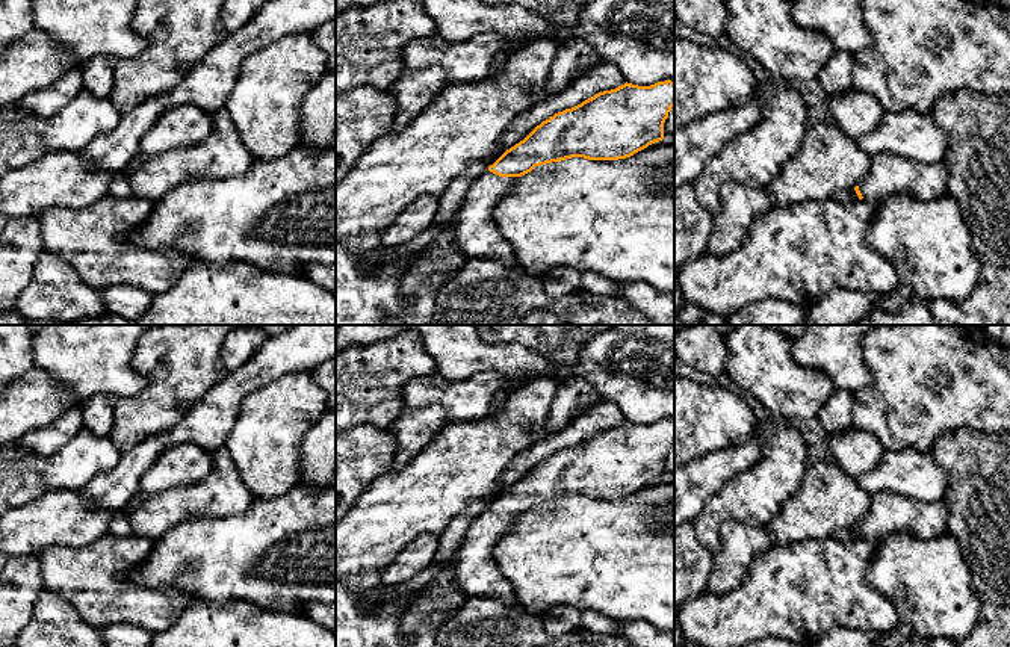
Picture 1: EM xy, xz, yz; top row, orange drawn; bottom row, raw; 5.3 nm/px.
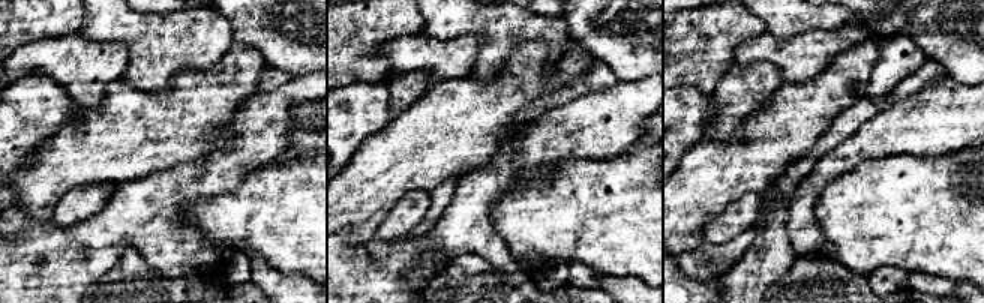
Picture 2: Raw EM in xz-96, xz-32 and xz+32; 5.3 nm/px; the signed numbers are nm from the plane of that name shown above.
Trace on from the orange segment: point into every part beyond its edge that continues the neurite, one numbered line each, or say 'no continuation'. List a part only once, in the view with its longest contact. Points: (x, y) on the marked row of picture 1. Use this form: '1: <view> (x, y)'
1: xz (477, 235)

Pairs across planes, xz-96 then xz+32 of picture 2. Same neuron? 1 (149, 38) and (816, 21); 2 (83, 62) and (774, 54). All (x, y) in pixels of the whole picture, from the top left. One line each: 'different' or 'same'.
1: same
2: same

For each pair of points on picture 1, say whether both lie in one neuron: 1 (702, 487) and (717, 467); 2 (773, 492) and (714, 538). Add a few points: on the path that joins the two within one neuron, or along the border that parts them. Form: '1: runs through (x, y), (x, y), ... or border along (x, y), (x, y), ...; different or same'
1: runs through (702, 482), (712, 472); same
2: runs through (755, 496), (740, 498), (715, 520); same

